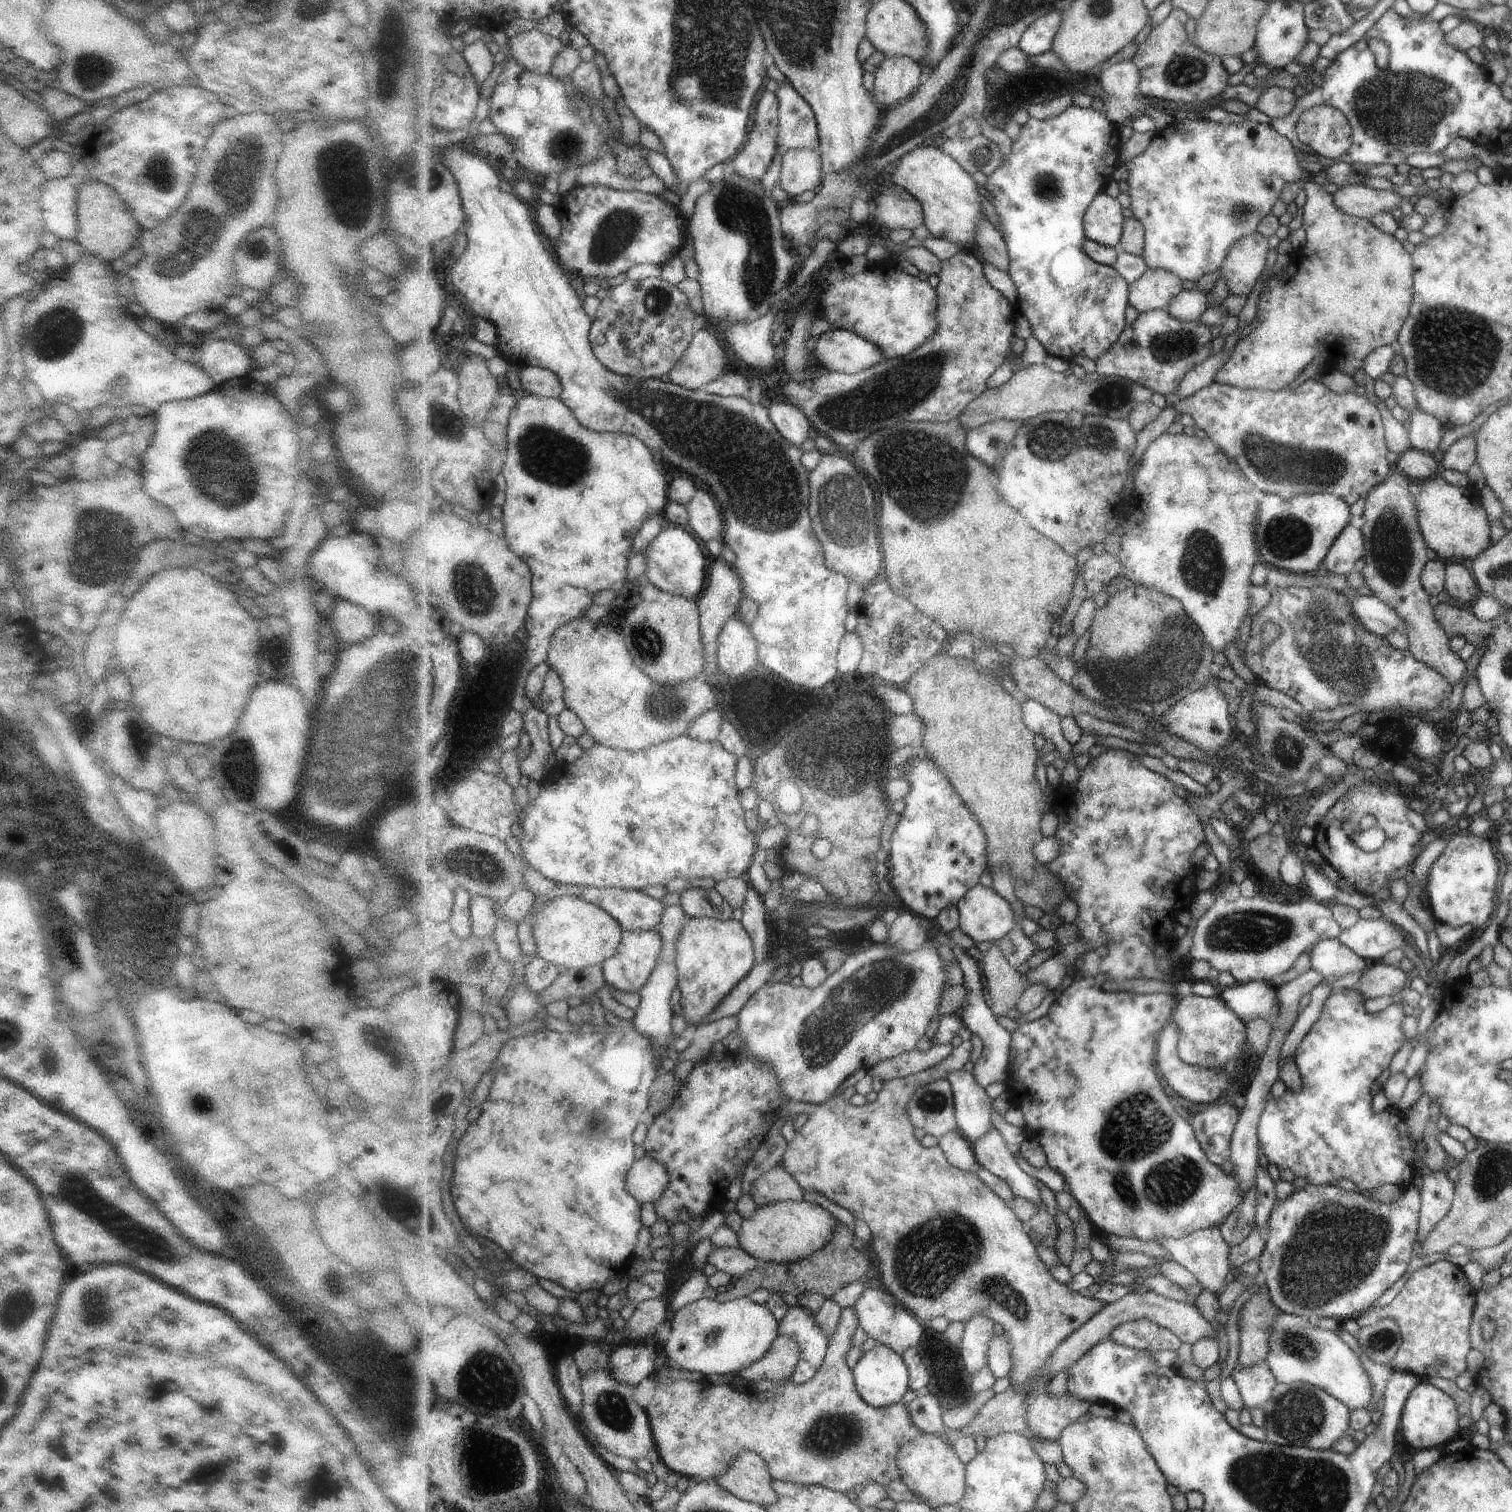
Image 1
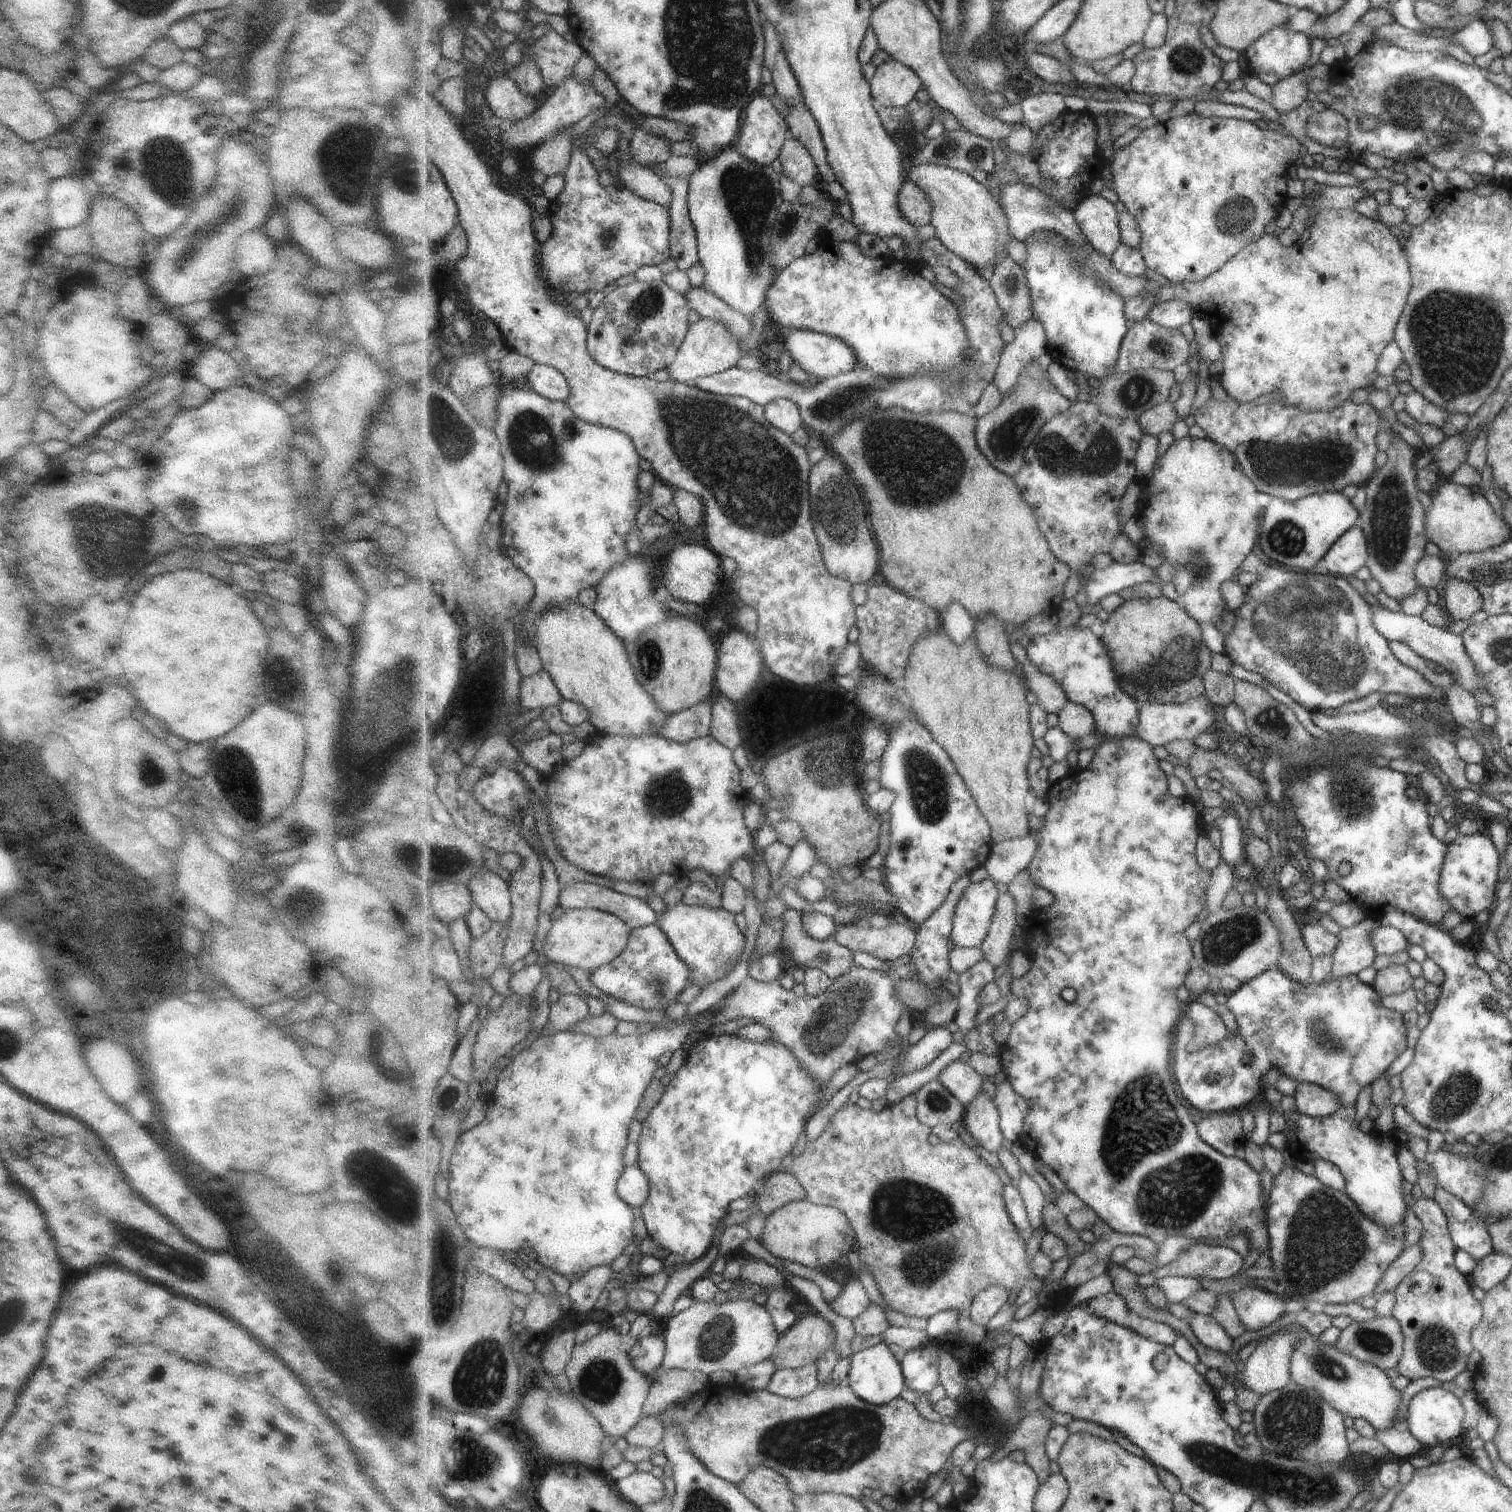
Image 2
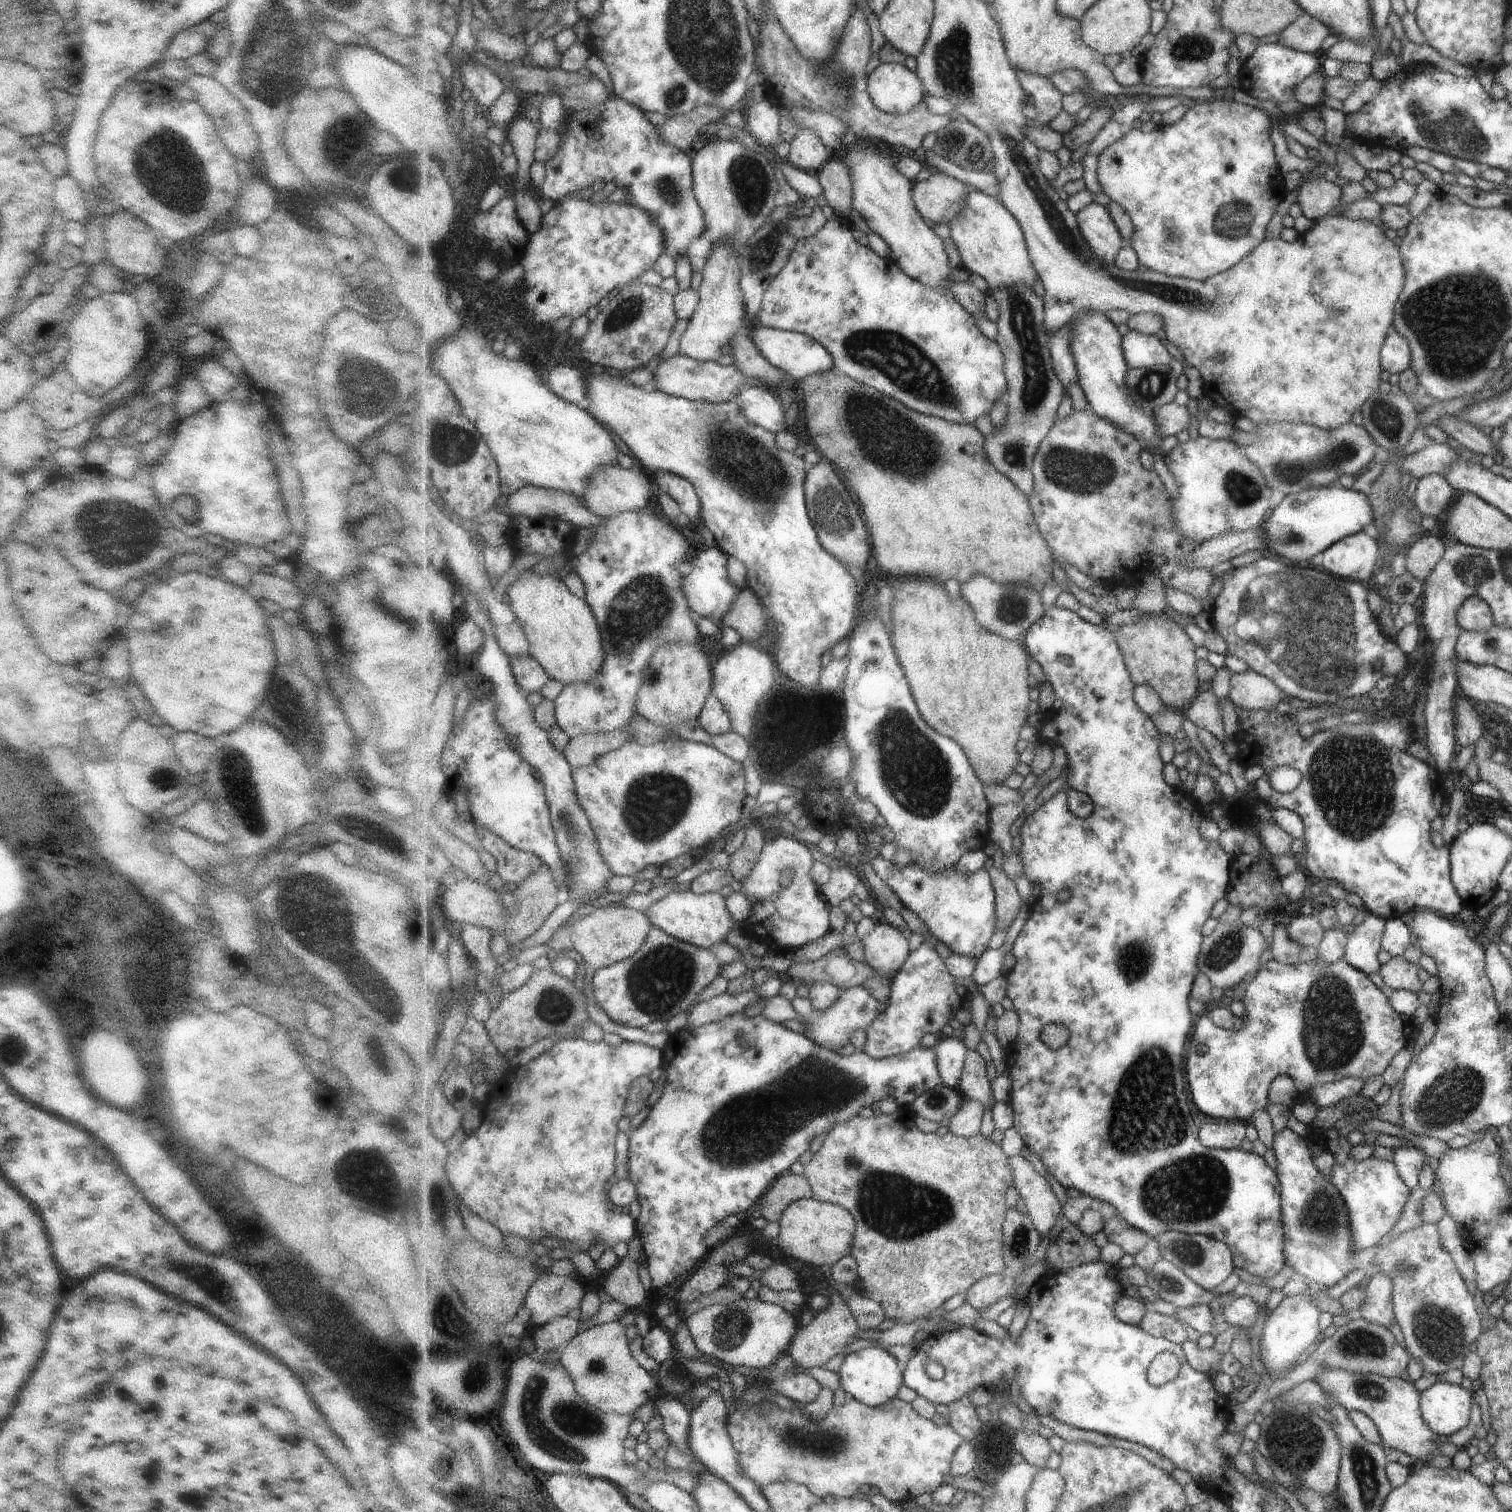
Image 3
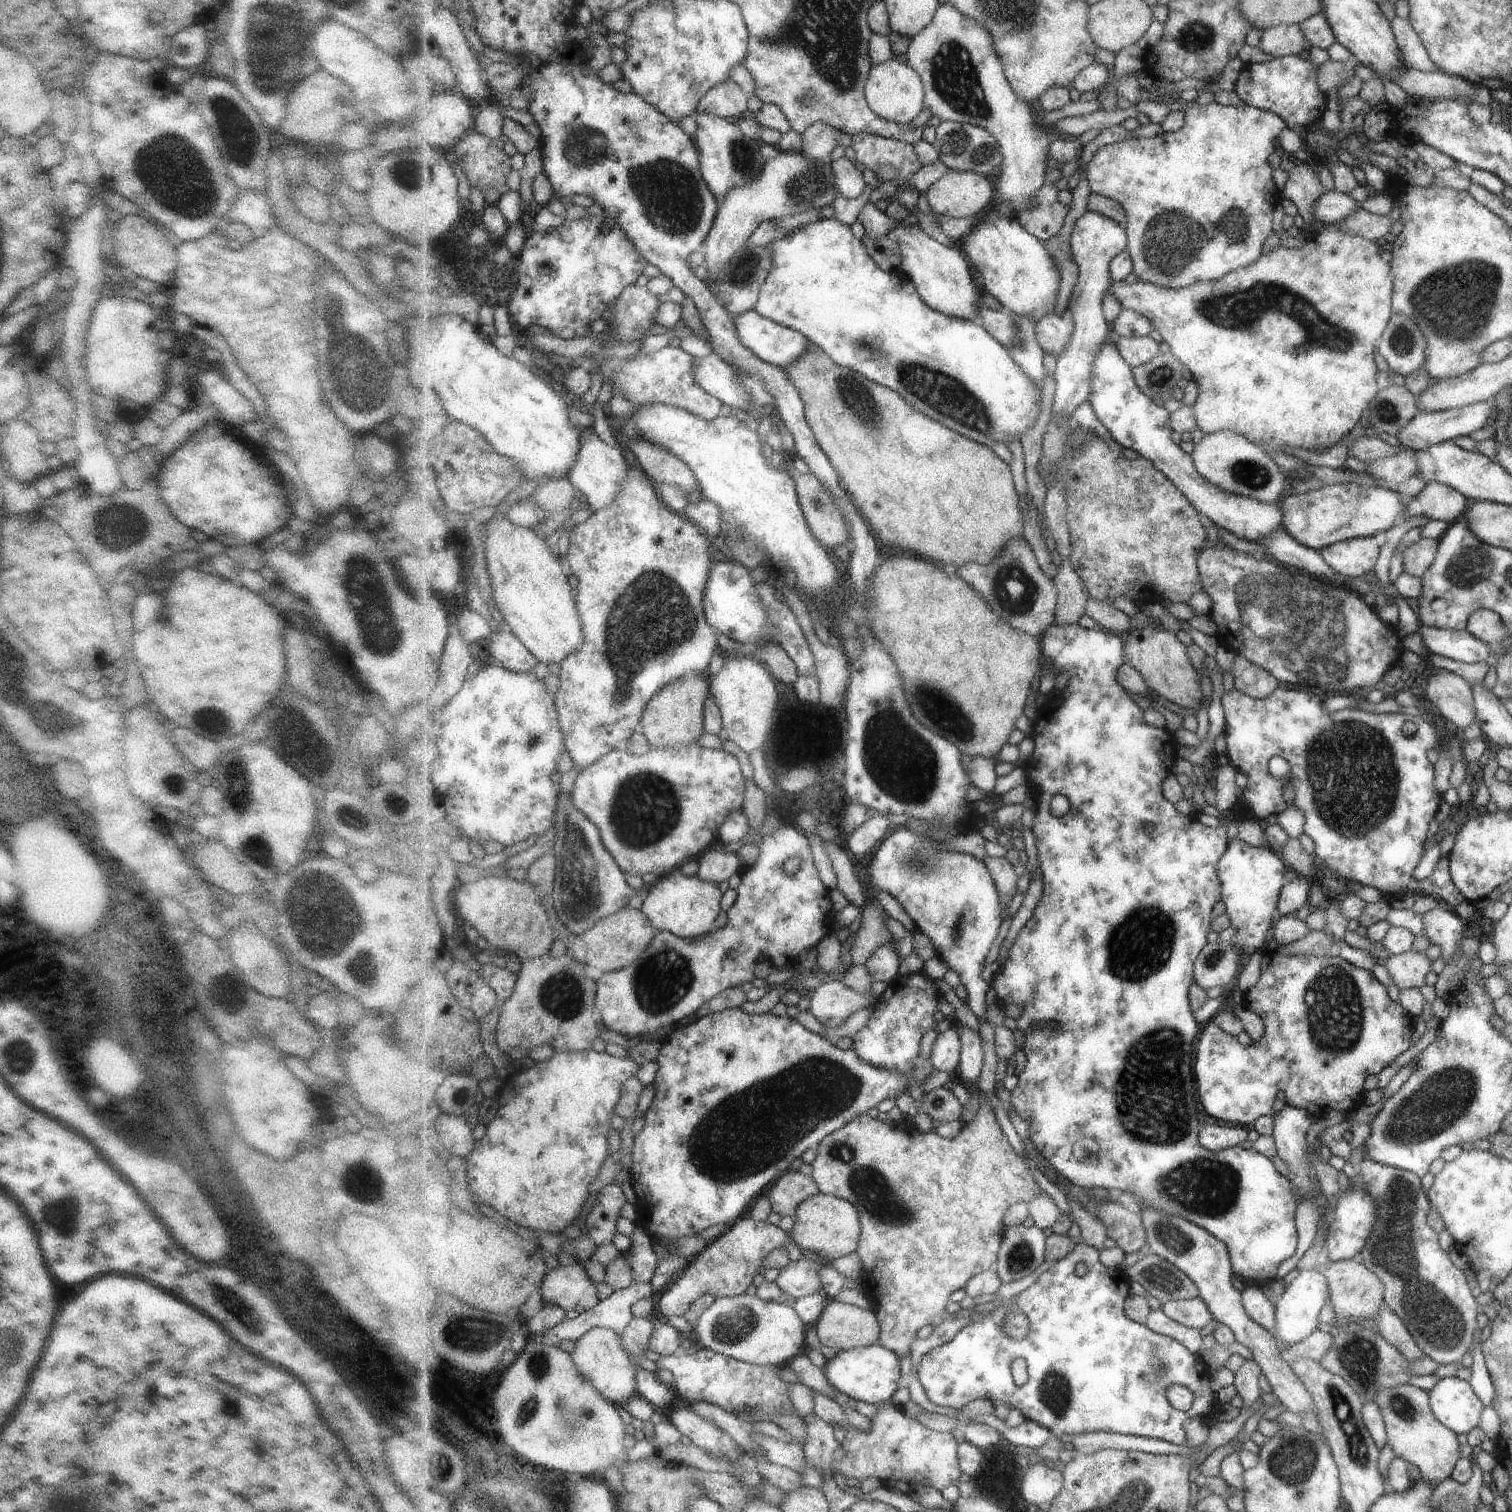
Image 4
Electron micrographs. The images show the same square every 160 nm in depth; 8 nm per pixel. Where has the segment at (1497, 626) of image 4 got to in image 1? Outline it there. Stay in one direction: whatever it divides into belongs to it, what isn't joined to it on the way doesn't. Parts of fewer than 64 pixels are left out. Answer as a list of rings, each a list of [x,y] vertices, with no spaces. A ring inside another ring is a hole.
[[[1460,560],[1445,561],[1443,590],[1454,603],[1460,602],[1467,606],[1475,600],[1478,588],[1467,563]]]

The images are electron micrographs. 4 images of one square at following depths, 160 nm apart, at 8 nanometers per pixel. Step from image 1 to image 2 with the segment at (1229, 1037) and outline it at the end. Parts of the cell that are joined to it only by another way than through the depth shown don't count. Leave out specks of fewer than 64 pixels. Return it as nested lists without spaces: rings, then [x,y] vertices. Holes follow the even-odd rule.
[[[1192,998],[1185,1004],[1182,1018],[1191,1019],[1196,1032],[1194,1040],[1188,1044],[1189,1052],[1196,1051],[1205,1045],[1220,1043],[1230,1032],[1223,1018],[1213,1008]]]

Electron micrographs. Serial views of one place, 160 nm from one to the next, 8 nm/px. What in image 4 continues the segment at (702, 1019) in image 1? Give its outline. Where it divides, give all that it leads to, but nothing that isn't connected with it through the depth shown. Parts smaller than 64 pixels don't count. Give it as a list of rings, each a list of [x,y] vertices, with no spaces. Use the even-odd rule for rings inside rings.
[[[674,870],[657,879],[644,896],[641,909],[659,931],[668,931],[683,939],[697,939],[717,930],[715,920],[722,911],[722,896],[717,884],[703,882],[697,875],[685,876]]]

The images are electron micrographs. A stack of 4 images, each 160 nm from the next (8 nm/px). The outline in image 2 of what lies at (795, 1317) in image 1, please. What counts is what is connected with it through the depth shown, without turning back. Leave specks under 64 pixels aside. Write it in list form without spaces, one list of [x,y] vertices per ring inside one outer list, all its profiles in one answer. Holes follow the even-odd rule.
[[[813,1363],[794,1369],[777,1369],[765,1390],[782,1397],[796,1399],[807,1396],[820,1385],[818,1366]]]

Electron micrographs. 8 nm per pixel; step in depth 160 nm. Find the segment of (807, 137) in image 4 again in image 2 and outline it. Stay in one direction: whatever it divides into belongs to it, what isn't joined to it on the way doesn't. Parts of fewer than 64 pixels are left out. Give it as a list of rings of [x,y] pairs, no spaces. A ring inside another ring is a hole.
[[[790,136],[783,145],[779,158],[783,173],[799,186],[819,182],[819,169],[809,149],[797,138]]]

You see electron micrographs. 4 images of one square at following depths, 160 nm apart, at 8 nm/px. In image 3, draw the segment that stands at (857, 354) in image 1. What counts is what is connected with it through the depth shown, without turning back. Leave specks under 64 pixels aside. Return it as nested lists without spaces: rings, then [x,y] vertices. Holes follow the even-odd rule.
[[[763,324],[751,328],[750,334],[761,354],[772,365],[783,369],[788,375],[791,375],[797,383],[809,375],[828,371],[834,366],[834,358],[831,356],[828,348],[825,348],[825,345],[822,345],[820,341],[816,341],[813,337],[806,334],[774,329]]]

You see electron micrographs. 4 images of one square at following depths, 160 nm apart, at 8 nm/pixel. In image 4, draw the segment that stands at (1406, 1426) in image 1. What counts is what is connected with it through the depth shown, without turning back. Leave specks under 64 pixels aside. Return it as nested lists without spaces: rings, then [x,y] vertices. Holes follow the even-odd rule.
[[[1456,1377],[1443,1378],[1426,1393],[1429,1414],[1441,1427],[1456,1435],[1478,1426],[1483,1406],[1467,1382]]]

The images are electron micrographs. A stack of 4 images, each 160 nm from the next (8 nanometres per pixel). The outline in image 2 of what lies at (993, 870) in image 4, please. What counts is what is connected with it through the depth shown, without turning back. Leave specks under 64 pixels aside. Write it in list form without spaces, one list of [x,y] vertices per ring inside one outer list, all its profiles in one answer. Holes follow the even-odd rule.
[[[1009,892],[1000,893],[997,901],[996,917],[990,928],[988,938],[984,940],[982,949],[985,959],[996,967],[1007,964],[1011,941],[1018,926],[1018,904]]]

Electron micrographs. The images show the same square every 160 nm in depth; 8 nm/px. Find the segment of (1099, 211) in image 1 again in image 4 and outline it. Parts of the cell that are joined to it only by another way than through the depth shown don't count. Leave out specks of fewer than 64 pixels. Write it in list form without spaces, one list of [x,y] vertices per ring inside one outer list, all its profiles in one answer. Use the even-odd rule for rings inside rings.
[[[1085,211],[1074,224],[1070,236],[1070,243],[1072,246],[1071,252],[1073,260],[1080,271],[1078,281],[1072,292],[1072,294],[1075,294],[1073,304],[1068,306],[1068,311],[1071,312],[1071,316],[1073,316],[1073,320],[1075,320],[1075,332],[1073,332],[1073,338],[1071,338],[1067,350],[1063,352],[1063,356],[1059,356],[1059,358],[1056,359],[1056,368],[1053,374],[1055,394],[1052,407],[1052,412],[1069,414],[1069,417],[1071,417],[1071,414],[1073,414],[1083,402],[1089,401],[1091,390],[1093,390],[1093,388],[1091,388],[1091,384],[1093,384],[1093,368],[1095,368],[1093,362],[1097,360],[1097,356],[1099,356],[1099,352],[1101,352],[1099,348],[1105,344],[1105,340],[1108,340],[1108,335],[1111,331],[1111,327],[1107,324],[1103,315],[1103,296],[1105,296],[1109,284],[1114,284],[1109,268],[1111,268],[1113,260],[1128,248],[1128,233],[1119,222],[1111,220],[1111,218],[1103,216],[1103,214],[1098,214],[1097,212]]]

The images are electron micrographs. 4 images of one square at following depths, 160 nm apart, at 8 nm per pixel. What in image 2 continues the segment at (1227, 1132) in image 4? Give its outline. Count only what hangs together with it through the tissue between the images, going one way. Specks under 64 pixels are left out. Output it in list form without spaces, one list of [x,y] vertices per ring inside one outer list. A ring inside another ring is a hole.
[[[1236,1112],[1208,1113],[1207,1118],[1201,1120],[1198,1132],[1209,1146],[1225,1156],[1235,1156],[1237,1148],[1246,1142],[1243,1120]]]

